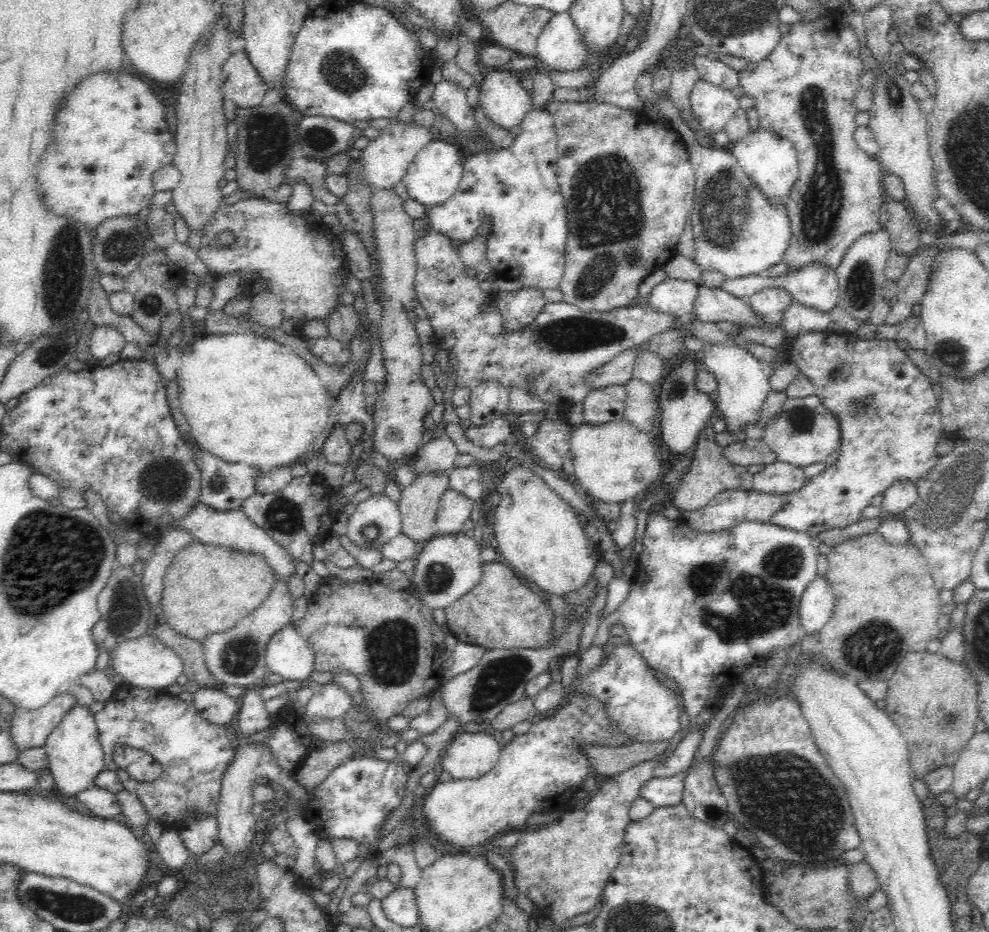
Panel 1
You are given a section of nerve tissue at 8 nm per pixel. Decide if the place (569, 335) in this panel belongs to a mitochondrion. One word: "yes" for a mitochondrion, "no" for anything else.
yes

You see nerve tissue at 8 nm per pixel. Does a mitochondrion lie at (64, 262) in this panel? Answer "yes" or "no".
yes

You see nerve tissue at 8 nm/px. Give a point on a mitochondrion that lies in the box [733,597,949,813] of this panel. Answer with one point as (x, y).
(870, 654)

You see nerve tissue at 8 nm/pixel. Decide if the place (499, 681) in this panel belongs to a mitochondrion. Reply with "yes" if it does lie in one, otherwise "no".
yes

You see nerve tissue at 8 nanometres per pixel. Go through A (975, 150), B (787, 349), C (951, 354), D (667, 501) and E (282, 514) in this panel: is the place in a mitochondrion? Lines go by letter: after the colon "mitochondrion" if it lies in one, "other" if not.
A: mitochondrion
B: other
C: mitochondrion
D: other
E: mitochondrion

